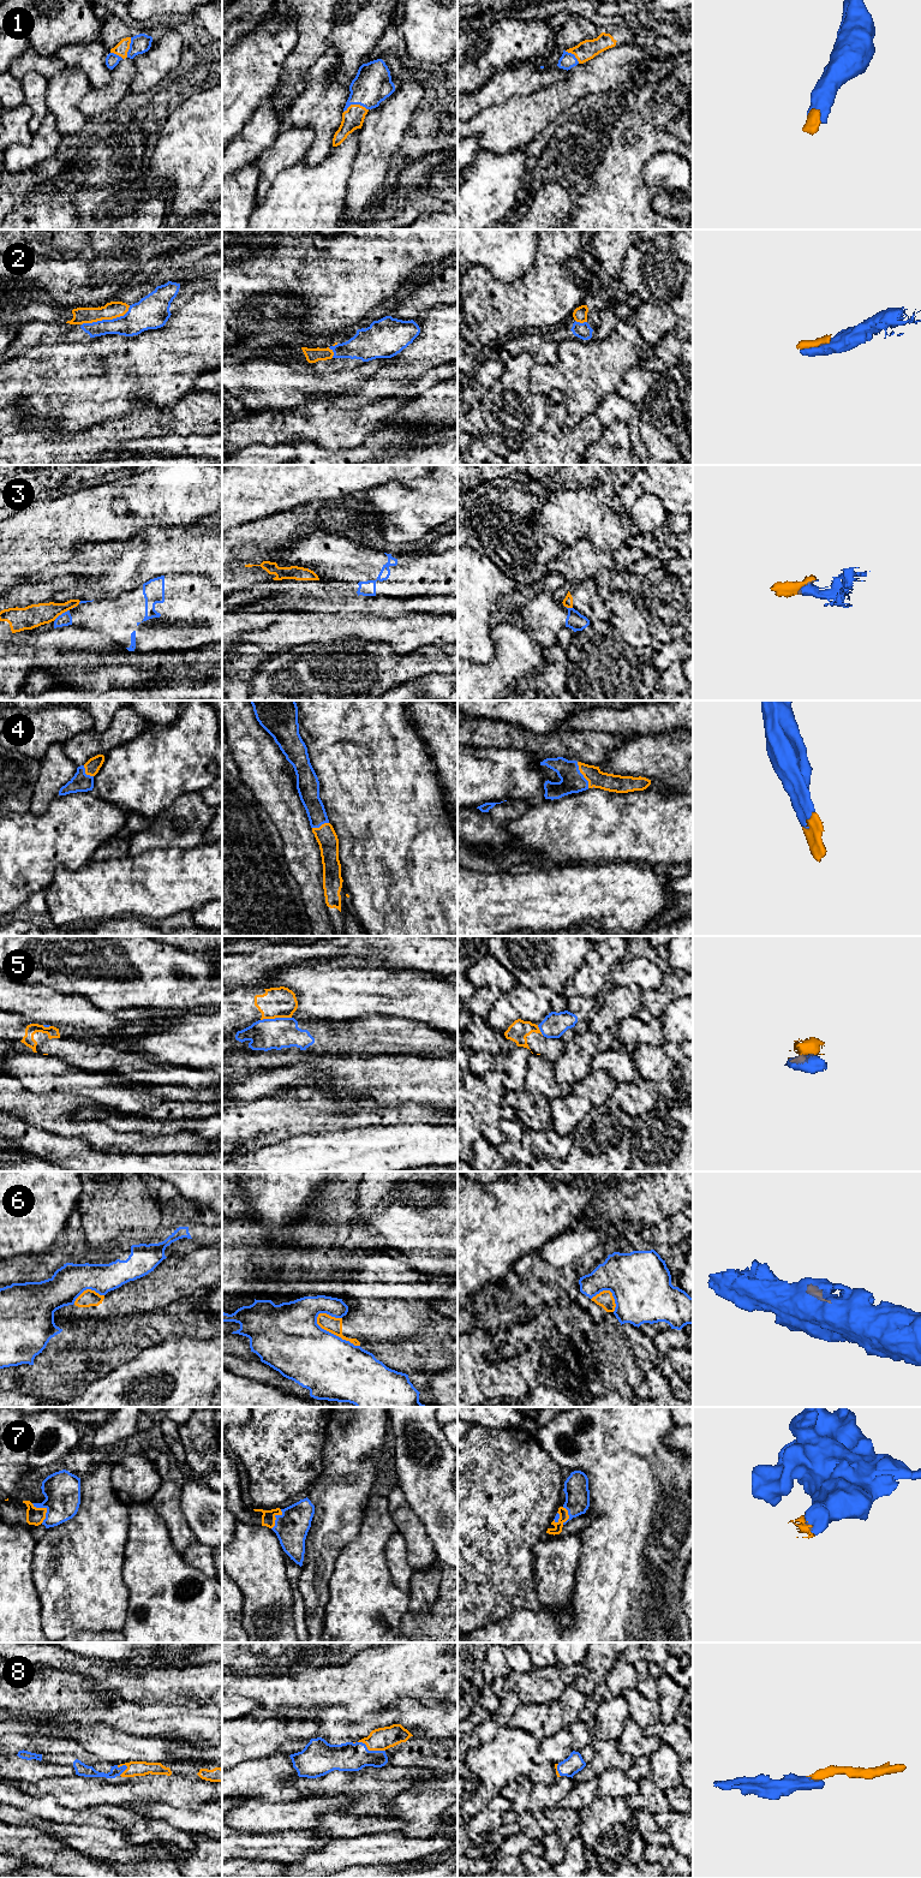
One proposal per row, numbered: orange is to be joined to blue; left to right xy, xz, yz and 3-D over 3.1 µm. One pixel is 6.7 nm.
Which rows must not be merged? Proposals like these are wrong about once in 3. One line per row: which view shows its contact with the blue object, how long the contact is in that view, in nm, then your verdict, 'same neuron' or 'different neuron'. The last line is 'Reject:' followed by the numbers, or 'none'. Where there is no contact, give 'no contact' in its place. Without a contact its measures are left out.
1: xz | 170 nm | same neuron
2: xy | 360 nm | different neuron
3: xy | 120 nm | different neuron
4: yz | 190 nm | same neuron
5: xz | 200 nm | different neuron
6: xz | 360 nm | different neuron
7: xy | 150 nm | same neuron
8: xz | 200 nm | same neuron
Reject: 2, 3, 5, 6

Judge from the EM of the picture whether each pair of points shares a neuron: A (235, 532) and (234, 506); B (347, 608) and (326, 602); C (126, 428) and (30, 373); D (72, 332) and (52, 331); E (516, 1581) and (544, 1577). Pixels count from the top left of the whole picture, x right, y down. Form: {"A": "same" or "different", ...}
{"A": "different", "B": "same", "C": "different", "D": "same", "E": "different"}

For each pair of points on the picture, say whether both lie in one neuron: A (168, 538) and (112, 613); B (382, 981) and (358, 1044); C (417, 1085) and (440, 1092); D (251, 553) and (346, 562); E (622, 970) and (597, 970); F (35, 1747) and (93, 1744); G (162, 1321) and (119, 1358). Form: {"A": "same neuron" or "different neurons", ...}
{"A": "different neurons", "B": "different neurons", "C": "same neuron", "D": "different neurons", "E": "different neurons", "F": "different neurons", "G": "same neuron"}

